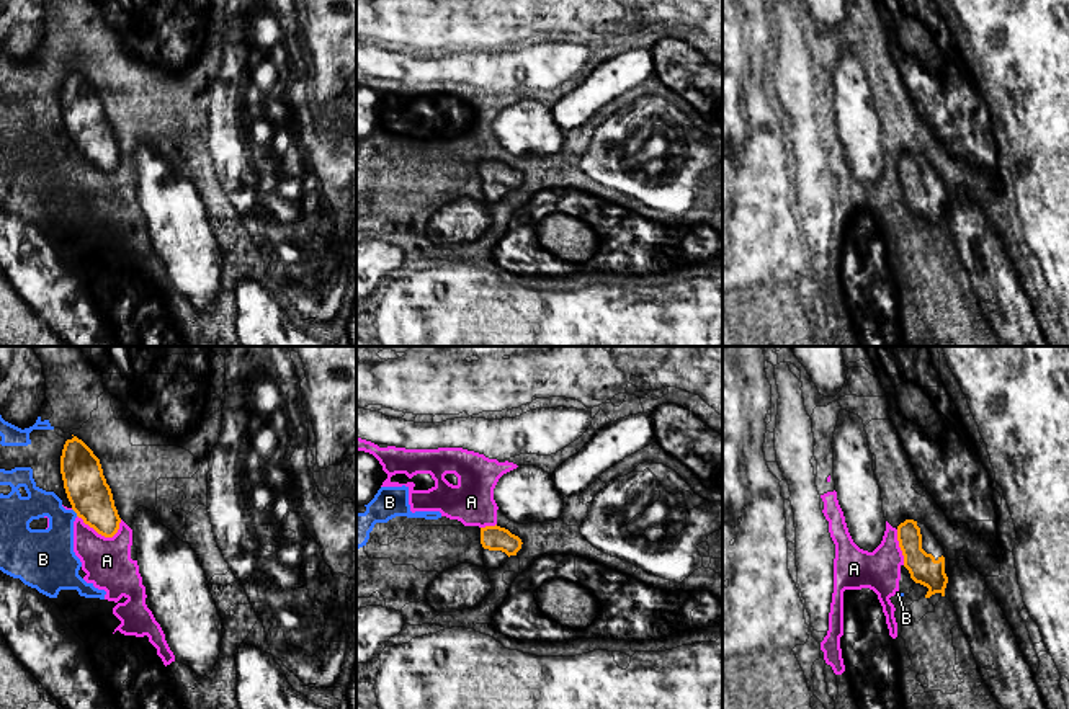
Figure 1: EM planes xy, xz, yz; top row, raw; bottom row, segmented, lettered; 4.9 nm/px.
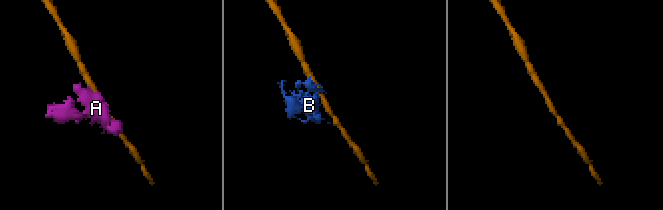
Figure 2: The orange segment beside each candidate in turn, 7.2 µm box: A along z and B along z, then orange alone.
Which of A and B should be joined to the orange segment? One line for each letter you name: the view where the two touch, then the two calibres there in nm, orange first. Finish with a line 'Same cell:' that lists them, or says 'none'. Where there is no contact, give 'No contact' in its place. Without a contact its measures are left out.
Same cell: none

